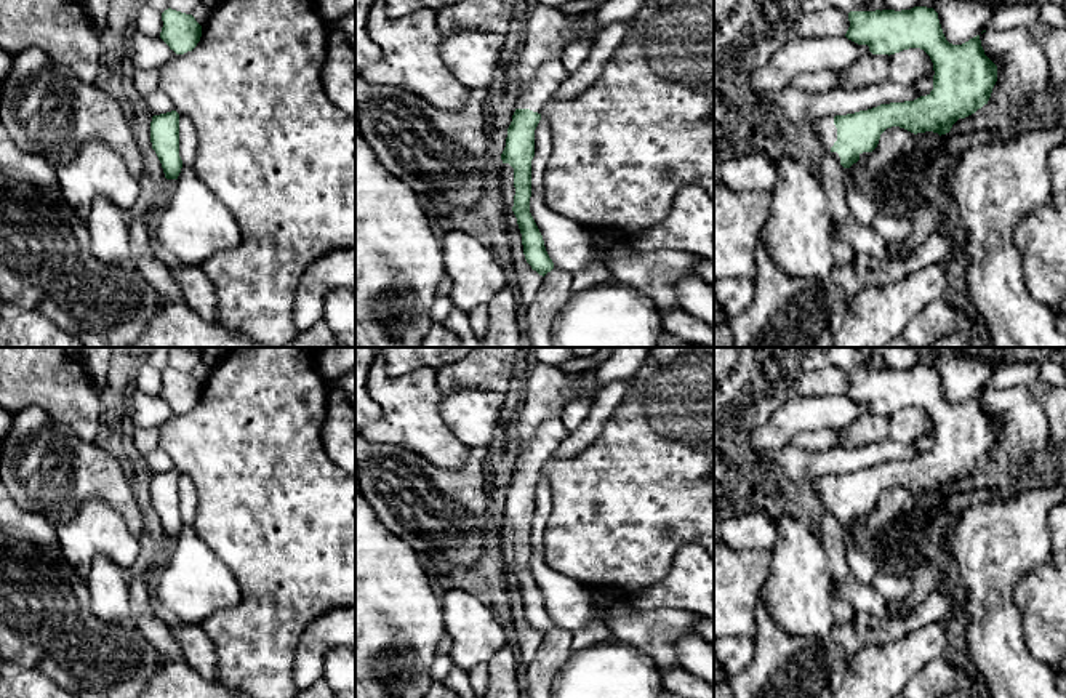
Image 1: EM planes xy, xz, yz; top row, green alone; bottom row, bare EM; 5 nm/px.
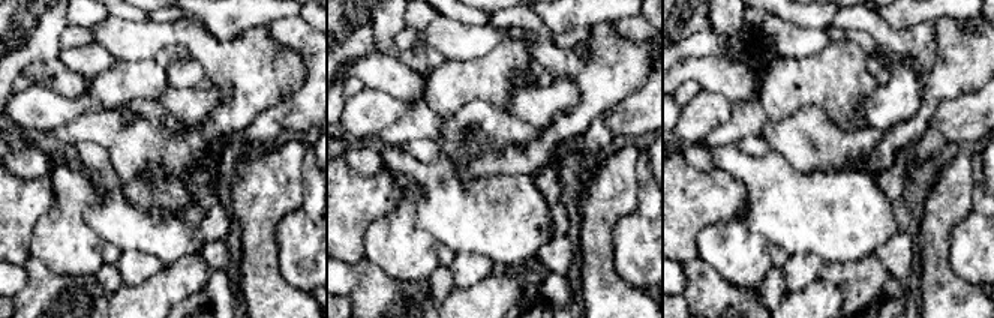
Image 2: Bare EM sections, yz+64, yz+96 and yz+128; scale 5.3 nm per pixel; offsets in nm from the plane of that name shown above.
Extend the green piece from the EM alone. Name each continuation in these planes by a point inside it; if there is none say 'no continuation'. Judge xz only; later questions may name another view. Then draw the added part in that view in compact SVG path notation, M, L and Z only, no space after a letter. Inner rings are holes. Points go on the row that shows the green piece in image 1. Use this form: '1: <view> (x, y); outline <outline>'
1: xz (551, 74); outline M559 56L544 61L531 83L520 91L515 109L530 109L541 114L544 104L568 75Z

